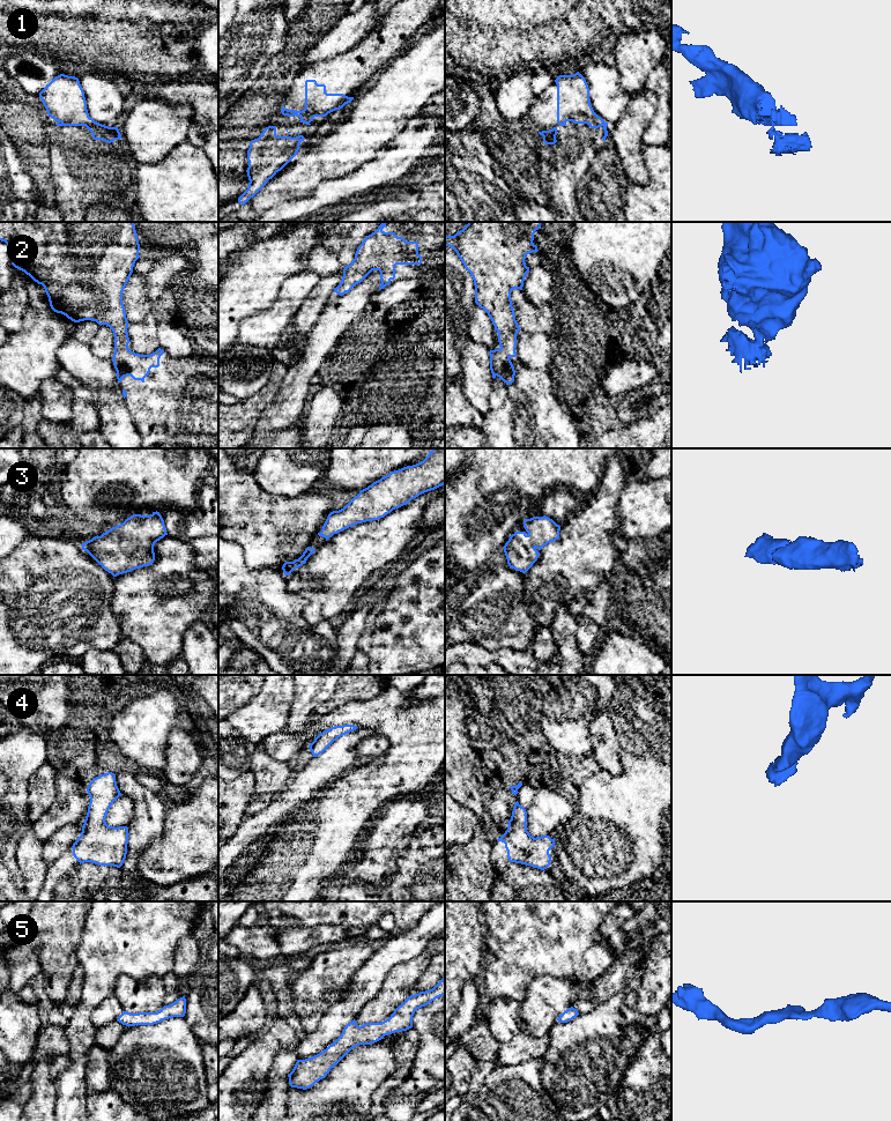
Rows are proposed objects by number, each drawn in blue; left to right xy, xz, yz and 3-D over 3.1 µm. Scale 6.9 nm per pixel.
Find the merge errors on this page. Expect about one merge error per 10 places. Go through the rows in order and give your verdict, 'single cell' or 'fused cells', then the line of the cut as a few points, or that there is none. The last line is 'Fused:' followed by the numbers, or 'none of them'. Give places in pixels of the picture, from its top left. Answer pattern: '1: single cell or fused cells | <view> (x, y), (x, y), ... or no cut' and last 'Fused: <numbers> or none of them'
1: single cell | no cut
2: single cell | no cut
3: single cell | no cut
4: single cell | no cut
5: single cell | no cut
Fused: none of them

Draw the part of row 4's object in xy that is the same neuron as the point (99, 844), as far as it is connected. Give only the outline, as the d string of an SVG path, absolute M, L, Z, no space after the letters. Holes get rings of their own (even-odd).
M107 772L91 780L87 792L90 796L81 836L73 844L73 855L81 863L120 868L126 859L127 826L109 826L105 822L112 803L121 795L116 774Z

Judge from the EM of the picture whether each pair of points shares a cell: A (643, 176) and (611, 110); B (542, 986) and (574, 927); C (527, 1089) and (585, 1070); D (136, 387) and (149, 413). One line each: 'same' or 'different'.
A: different
B: different
C: different
D: same

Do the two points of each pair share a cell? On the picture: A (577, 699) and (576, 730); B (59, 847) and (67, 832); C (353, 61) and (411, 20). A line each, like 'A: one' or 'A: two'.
A: one
B: one
C: one

